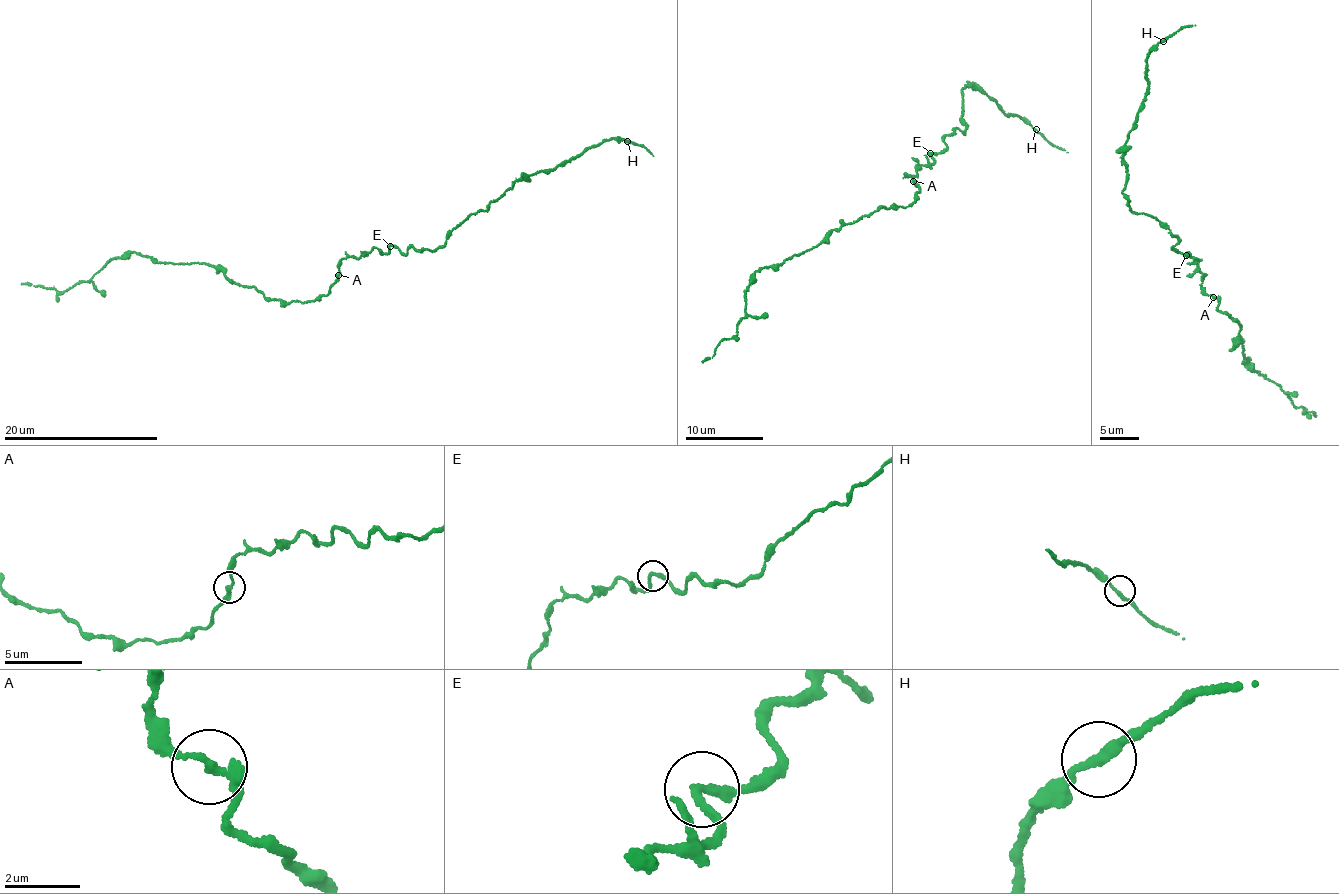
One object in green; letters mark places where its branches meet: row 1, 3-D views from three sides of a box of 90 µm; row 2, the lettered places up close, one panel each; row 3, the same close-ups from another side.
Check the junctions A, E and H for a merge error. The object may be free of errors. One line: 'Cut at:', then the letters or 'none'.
Cut at: none

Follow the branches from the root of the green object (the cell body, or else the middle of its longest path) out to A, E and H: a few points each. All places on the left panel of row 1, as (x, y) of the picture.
A: (351, 256), (342, 259), (338, 275)
E: (351, 256), (359, 257), (376, 248), (387, 253), (390, 246)
H: (351, 256), (441, 247), (518, 181), (607, 140), (627, 141)

